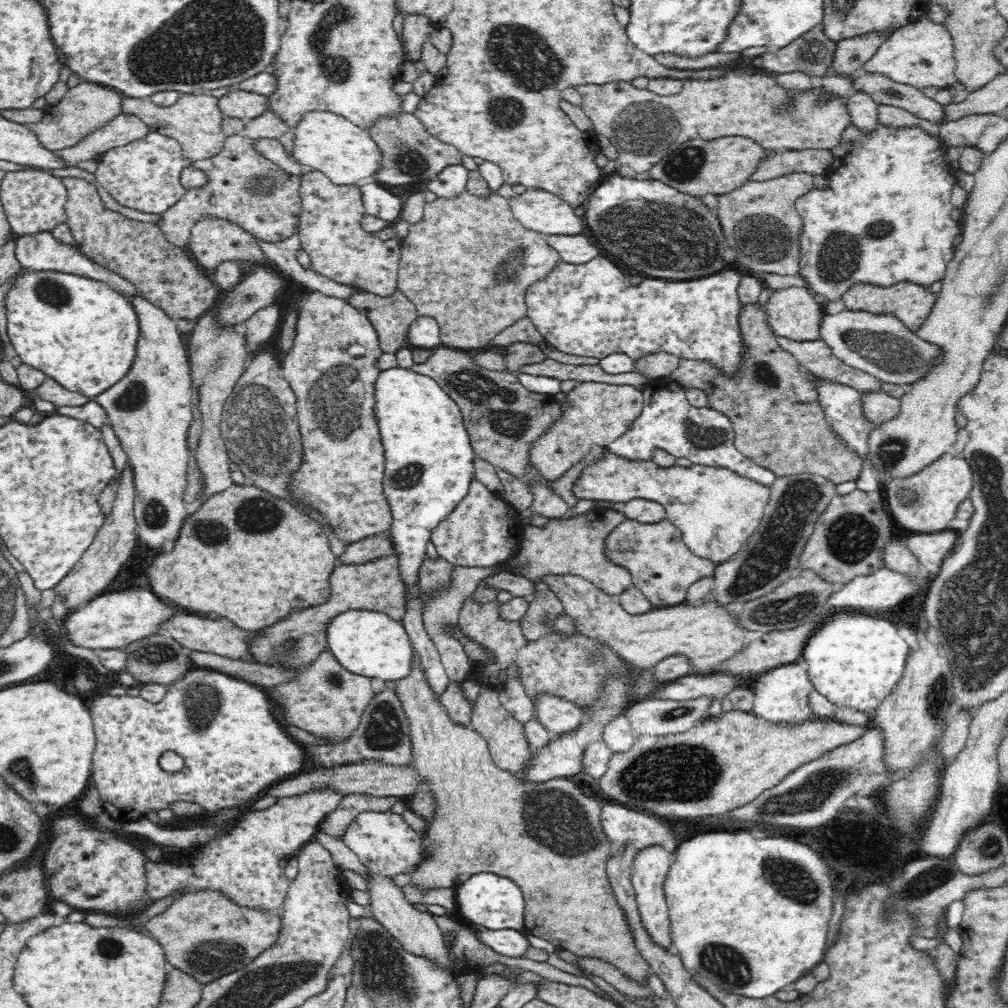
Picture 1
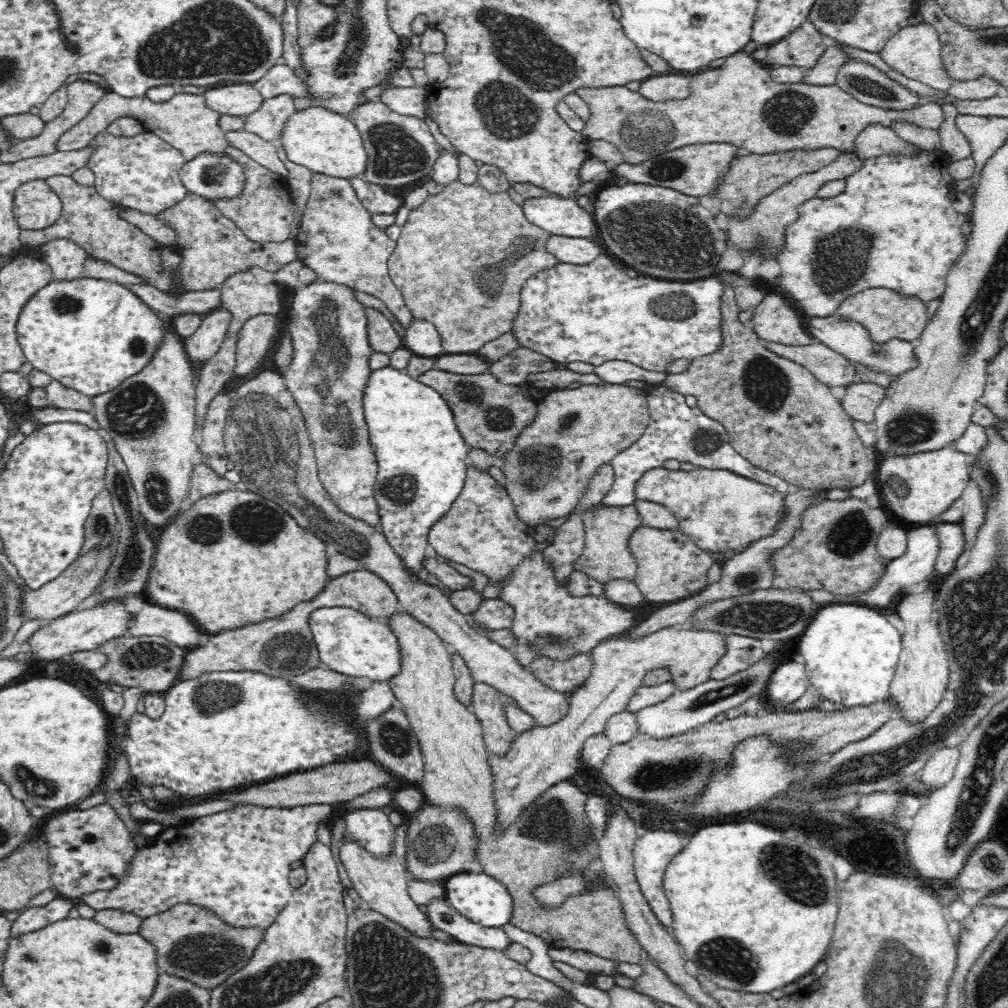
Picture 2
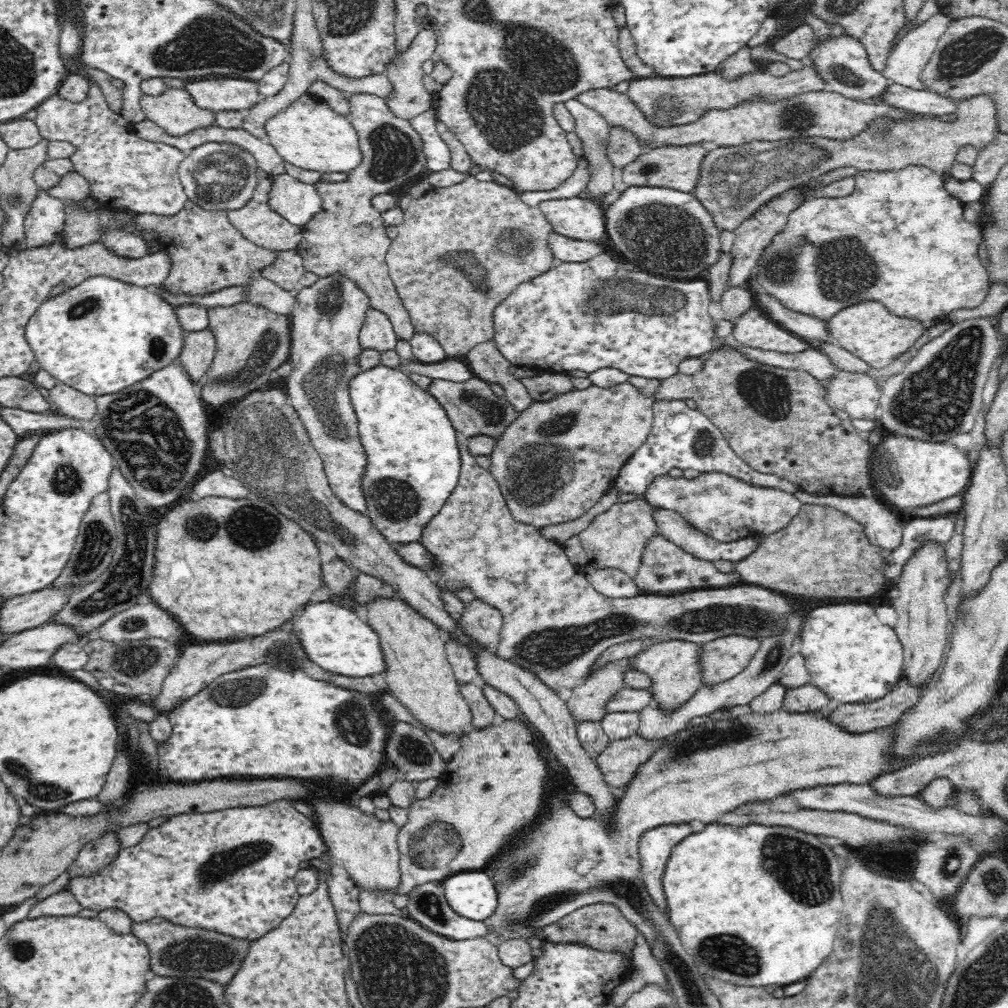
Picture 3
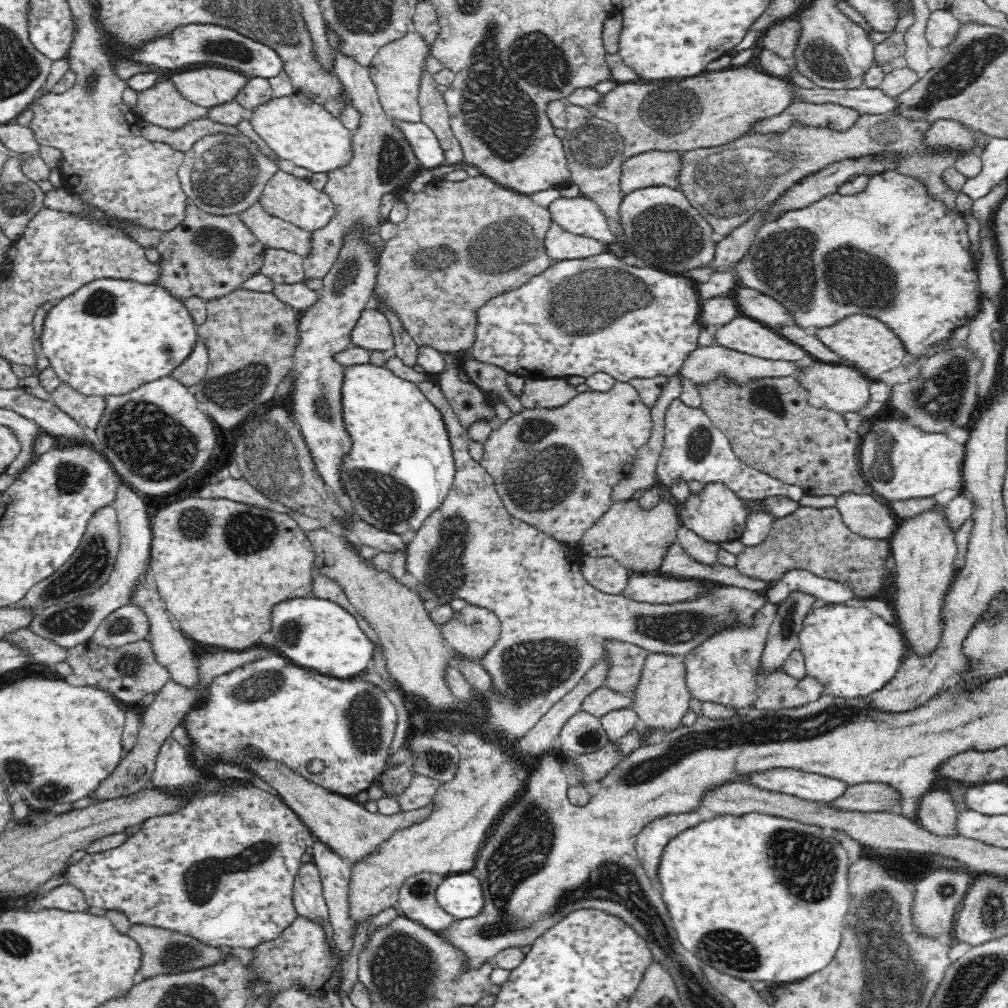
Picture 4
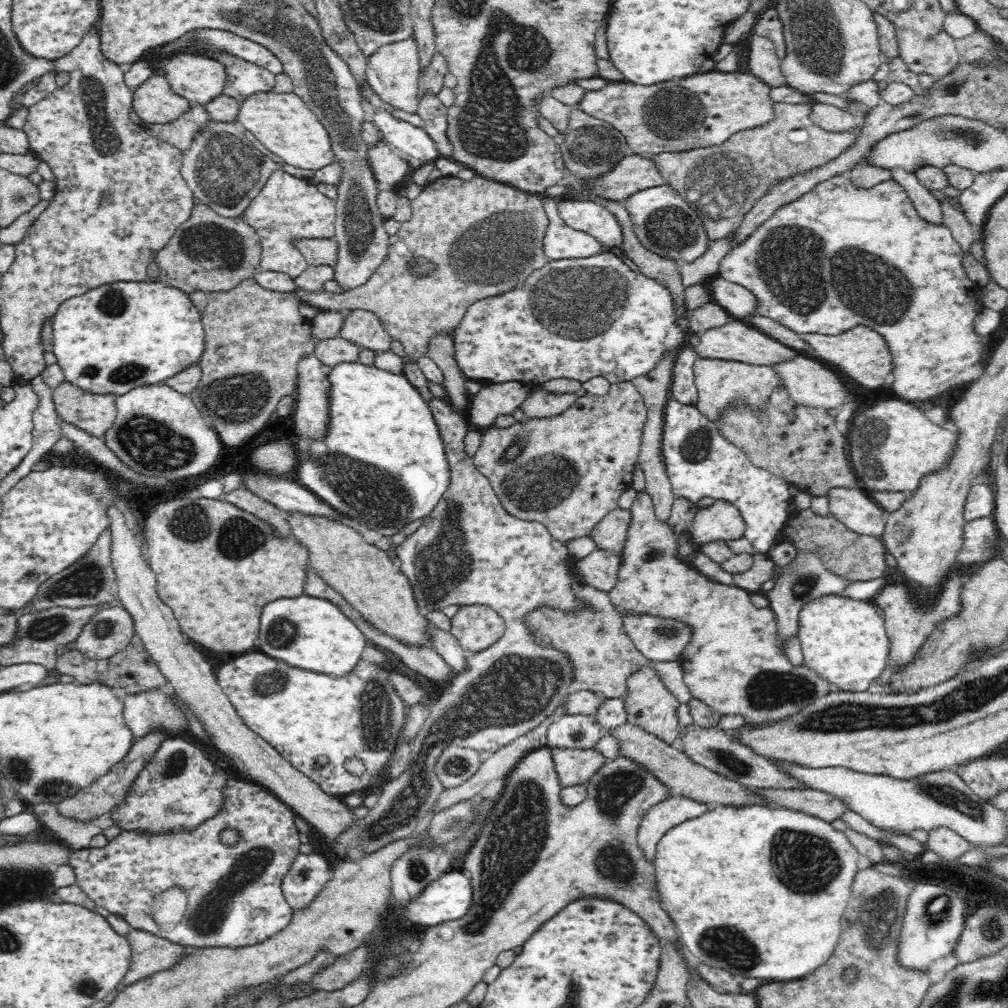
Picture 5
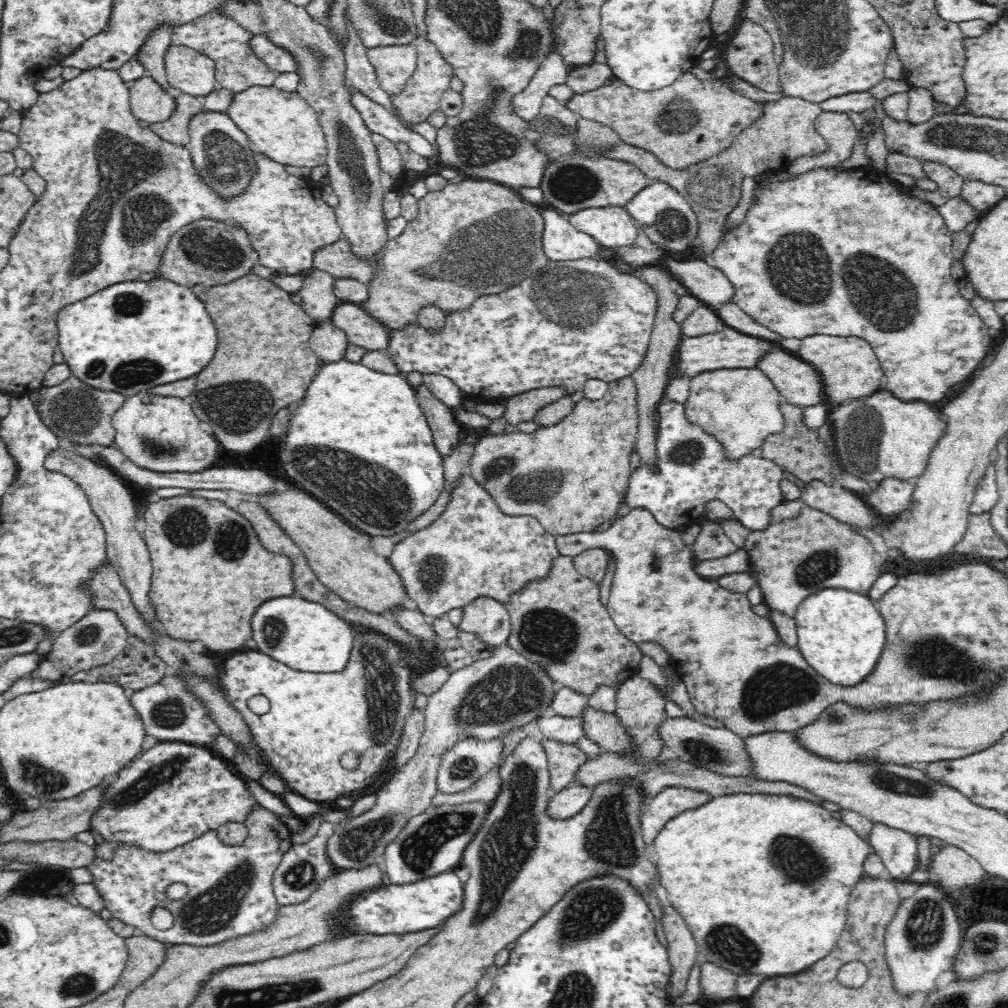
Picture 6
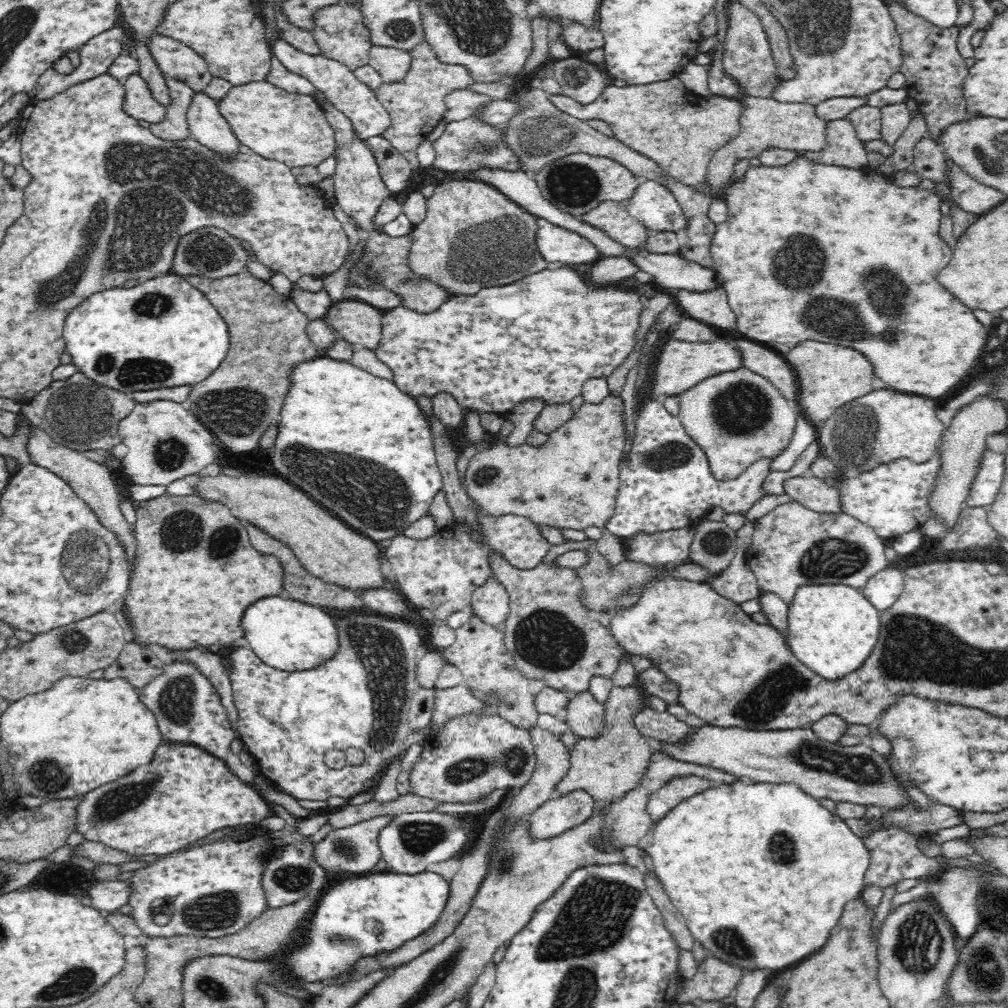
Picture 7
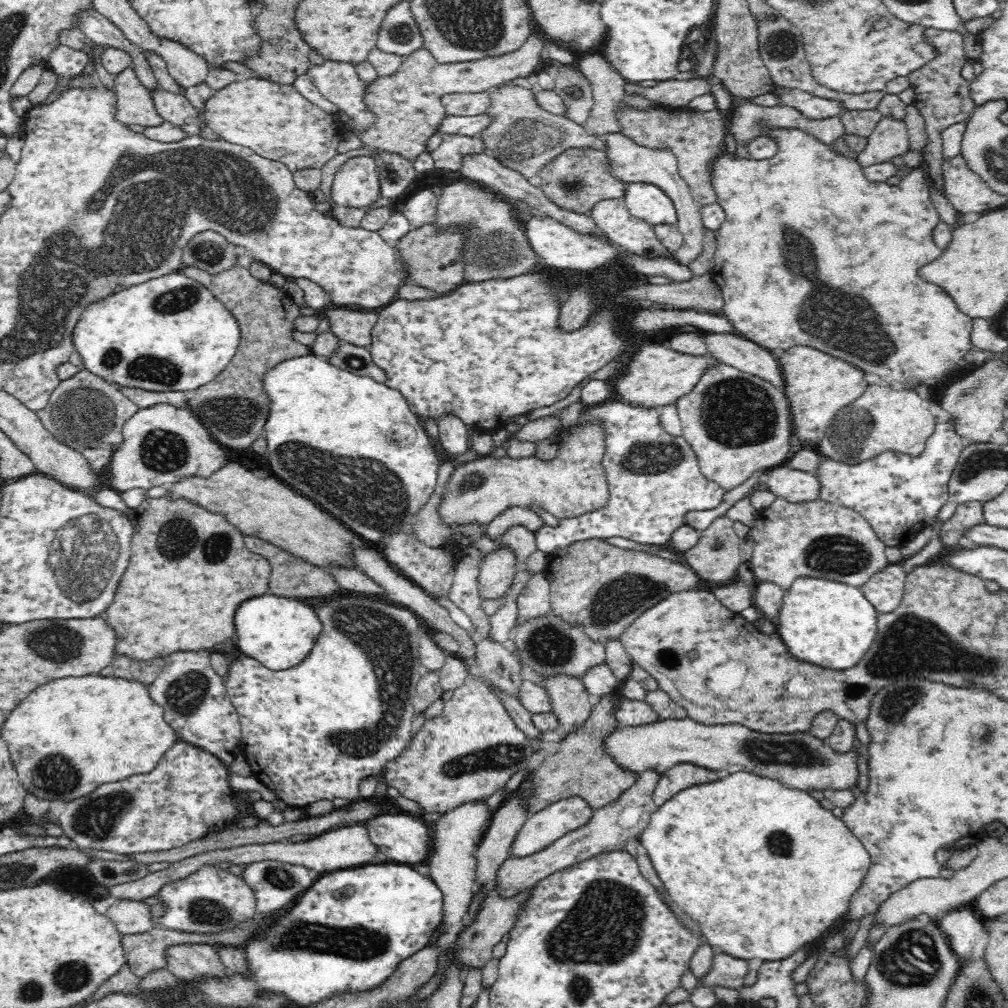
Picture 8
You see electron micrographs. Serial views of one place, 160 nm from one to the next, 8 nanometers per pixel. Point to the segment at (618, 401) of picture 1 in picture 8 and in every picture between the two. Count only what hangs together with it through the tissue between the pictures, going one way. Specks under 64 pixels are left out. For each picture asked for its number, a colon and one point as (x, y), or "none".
2: (574, 432)
3: (553, 463)
4: (556, 469)
5: (567, 472)
6: (569, 476)
7: (571, 481)
8: (573, 483)

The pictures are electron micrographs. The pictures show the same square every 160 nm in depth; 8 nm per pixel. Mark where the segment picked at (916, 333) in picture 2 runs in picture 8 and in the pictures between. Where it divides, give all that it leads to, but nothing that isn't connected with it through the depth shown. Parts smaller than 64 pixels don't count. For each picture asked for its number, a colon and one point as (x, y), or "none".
3: (868, 330)
4: (866, 342)
5: (861, 354)
6: (849, 369)
7: (829, 376)
8: (817, 385)

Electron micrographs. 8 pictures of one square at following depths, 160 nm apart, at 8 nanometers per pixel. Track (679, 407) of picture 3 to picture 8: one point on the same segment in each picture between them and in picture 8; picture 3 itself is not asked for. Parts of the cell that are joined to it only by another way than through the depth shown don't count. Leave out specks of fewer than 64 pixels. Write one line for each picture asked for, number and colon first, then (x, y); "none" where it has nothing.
4: (694, 449)
5: (700, 461)
6: (690, 470)
7: (665, 483)
8: (653, 478)

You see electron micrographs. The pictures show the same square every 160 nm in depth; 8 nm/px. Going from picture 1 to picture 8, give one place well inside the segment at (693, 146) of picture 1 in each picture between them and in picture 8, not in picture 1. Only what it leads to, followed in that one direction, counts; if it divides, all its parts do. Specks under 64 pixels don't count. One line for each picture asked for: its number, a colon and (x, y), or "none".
2: (694, 170)
3: (677, 167)
4: (650, 168)
5: (633, 173)
6: (570, 185)
7: (576, 183)
8: (577, 179)

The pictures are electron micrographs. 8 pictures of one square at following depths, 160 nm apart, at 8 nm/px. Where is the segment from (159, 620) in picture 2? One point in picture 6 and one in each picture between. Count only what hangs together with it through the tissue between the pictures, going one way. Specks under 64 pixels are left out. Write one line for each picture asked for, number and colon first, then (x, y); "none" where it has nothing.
3: (141, 622)
4: (127, 625)
5: (109, 631)
6: (94, 641)

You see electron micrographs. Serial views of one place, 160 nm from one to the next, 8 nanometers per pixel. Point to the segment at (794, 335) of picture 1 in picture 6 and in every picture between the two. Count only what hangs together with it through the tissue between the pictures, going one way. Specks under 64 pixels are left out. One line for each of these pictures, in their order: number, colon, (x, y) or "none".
2: (775, 319)
3: (753, 329)
4: (743, 334)
5: (736, 341)
6: (729, 349)

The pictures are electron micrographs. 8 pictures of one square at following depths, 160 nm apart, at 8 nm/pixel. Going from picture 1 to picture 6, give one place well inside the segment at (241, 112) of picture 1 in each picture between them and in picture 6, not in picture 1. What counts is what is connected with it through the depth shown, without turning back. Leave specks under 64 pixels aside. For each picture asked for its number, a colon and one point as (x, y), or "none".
2: (240, 99)
3: (218, 94)
4: (209, 86)
5: (198, 78)
6: (187, 71)

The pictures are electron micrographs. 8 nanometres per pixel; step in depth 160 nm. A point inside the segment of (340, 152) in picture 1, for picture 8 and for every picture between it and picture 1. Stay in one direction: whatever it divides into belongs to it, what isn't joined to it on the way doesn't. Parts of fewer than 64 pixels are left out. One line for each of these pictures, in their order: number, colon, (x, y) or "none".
2: (323, 140)
3: (309, 134)
4: (297, 129)
5: (283, 123)
6: (281, 125)
7: (291, 128)
8: (274, 120)

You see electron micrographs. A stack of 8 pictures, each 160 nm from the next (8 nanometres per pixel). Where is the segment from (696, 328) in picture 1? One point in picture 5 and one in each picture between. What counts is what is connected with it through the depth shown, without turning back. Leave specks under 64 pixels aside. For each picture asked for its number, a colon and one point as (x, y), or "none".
2: (592, 313)
3: (579, 316)
4: (580, 316)
5: (576, 319)

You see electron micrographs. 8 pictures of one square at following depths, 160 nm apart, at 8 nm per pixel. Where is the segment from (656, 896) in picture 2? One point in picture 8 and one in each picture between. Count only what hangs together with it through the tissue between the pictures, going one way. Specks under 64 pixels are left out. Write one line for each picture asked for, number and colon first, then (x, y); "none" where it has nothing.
3: (654, 847)
4: (655, 835)
5: (675, 809)
6: (674, 800)
7: (662, 801)
8: (683, 775)

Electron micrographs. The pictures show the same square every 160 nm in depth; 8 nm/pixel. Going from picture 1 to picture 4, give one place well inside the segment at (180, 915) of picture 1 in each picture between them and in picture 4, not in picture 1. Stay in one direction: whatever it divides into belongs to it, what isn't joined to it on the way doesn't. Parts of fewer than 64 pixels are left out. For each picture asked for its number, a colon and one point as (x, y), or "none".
2: (191, 943)
3: (178, 951)
4: (162, 951)

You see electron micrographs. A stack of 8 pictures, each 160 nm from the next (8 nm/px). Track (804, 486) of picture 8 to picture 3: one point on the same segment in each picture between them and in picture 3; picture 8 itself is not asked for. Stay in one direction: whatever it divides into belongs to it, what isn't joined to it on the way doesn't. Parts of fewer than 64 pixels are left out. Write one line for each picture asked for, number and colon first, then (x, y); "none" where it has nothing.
3: (884, 529)
4: (864, 515)
5: (854, 508)
6: (844, 505)
7: (811, 492)

